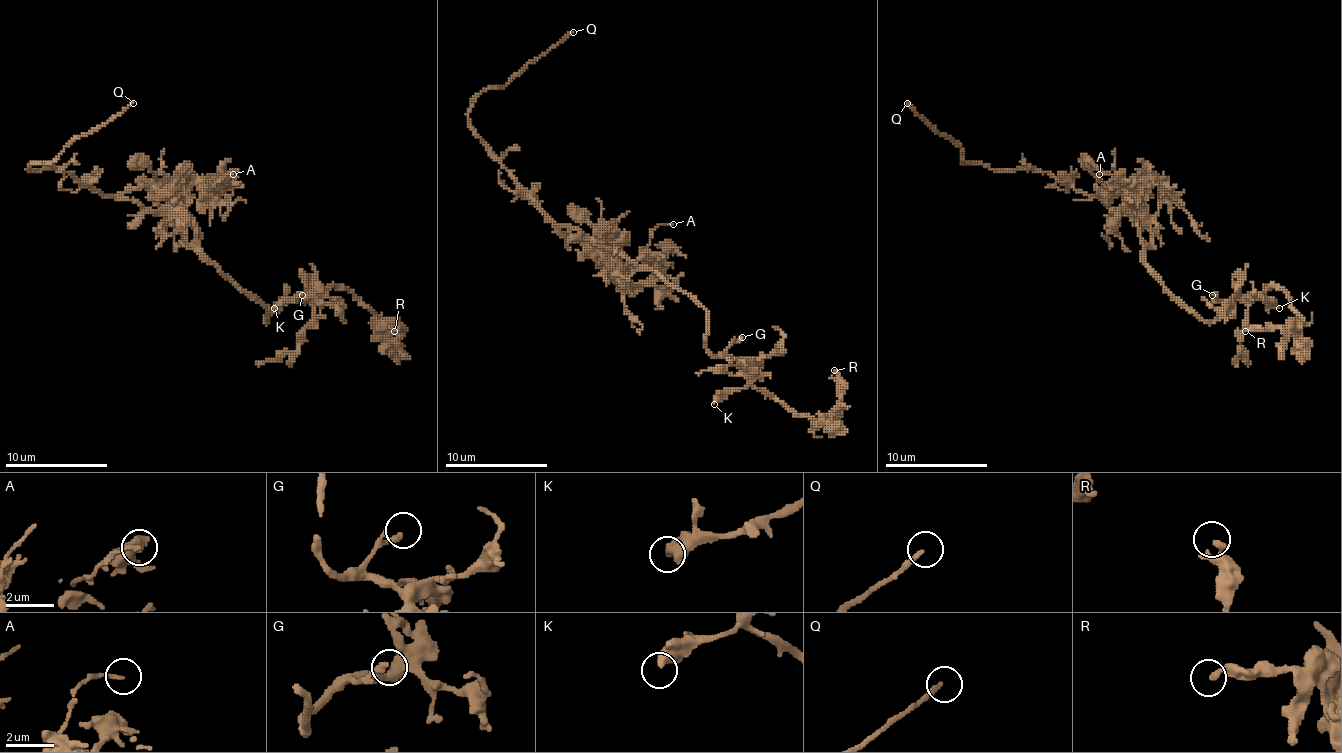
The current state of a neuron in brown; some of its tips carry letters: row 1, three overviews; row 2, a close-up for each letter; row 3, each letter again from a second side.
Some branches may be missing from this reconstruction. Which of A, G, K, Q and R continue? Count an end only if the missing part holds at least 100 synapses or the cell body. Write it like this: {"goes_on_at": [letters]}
{"goes_on_at": ["Q"]}

